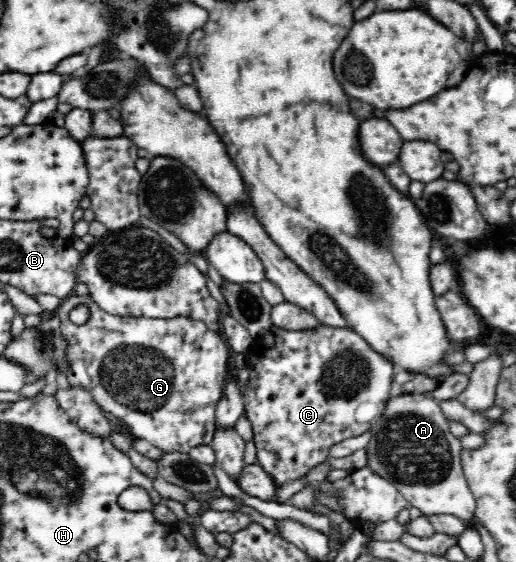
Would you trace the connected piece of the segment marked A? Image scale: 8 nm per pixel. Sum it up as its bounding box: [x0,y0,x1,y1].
[365,394,476,528]

